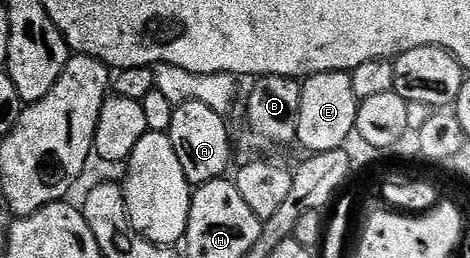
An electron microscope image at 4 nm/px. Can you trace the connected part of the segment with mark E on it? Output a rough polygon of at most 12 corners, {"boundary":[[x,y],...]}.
{"boundary":[[349,72],[303,80],[297,144],[343,148],[358,100]]}

